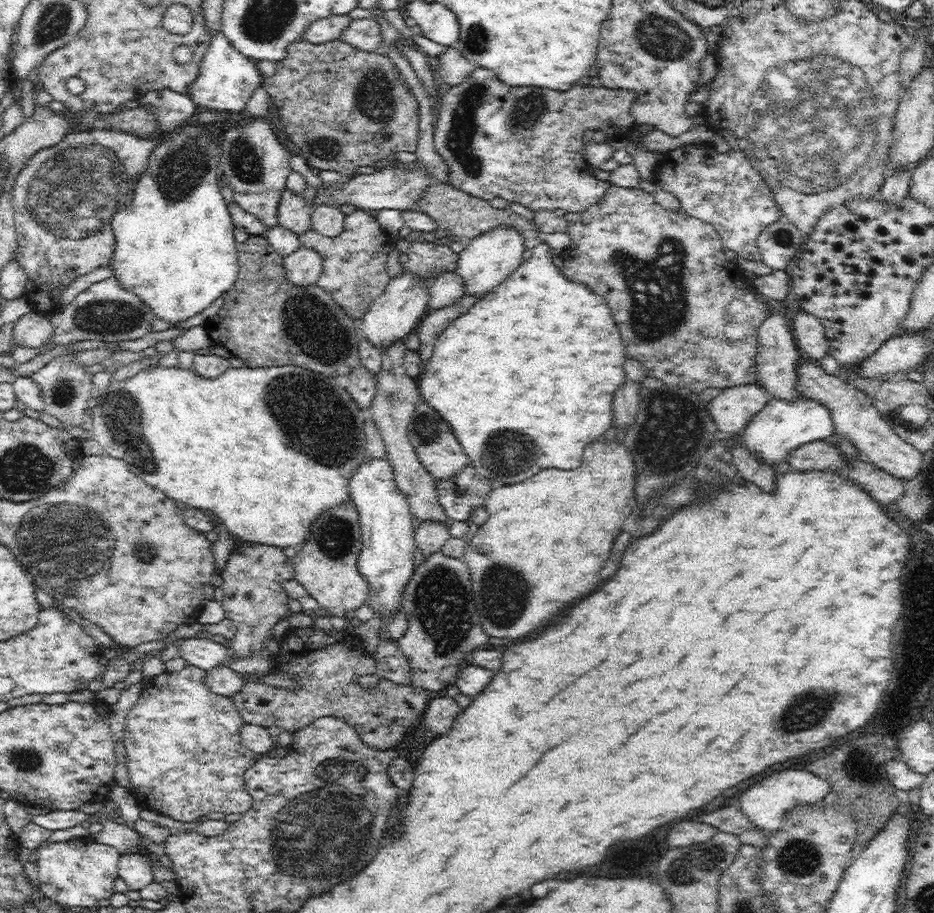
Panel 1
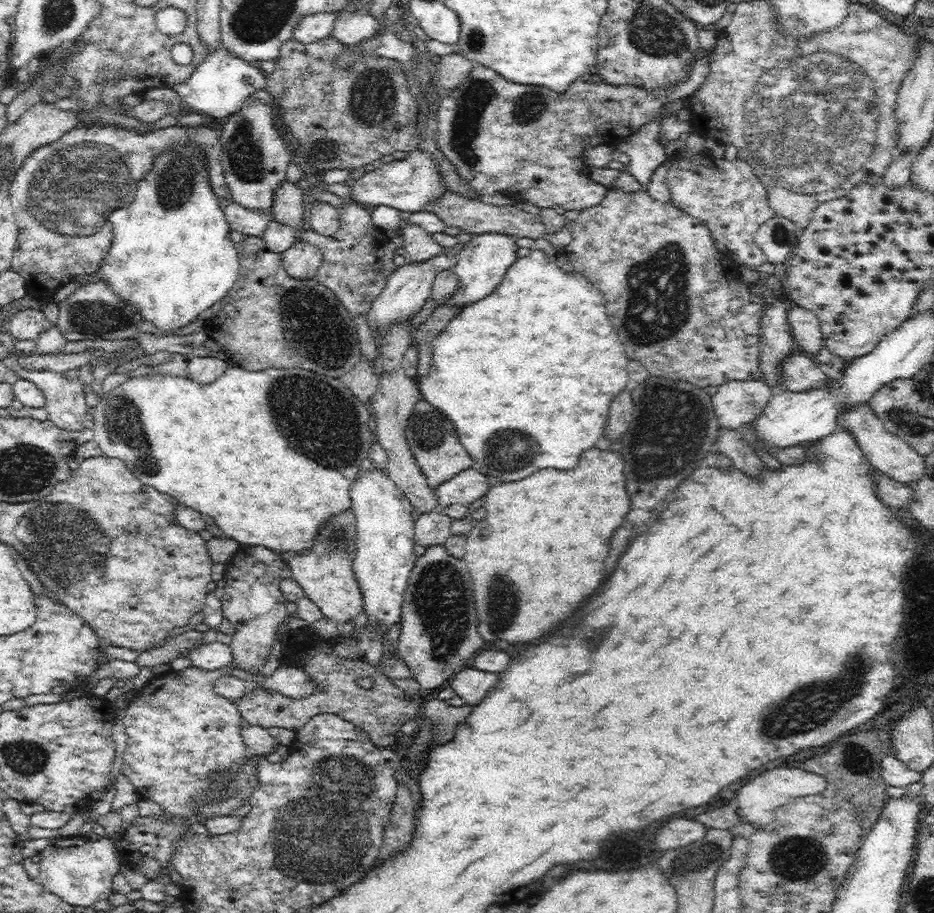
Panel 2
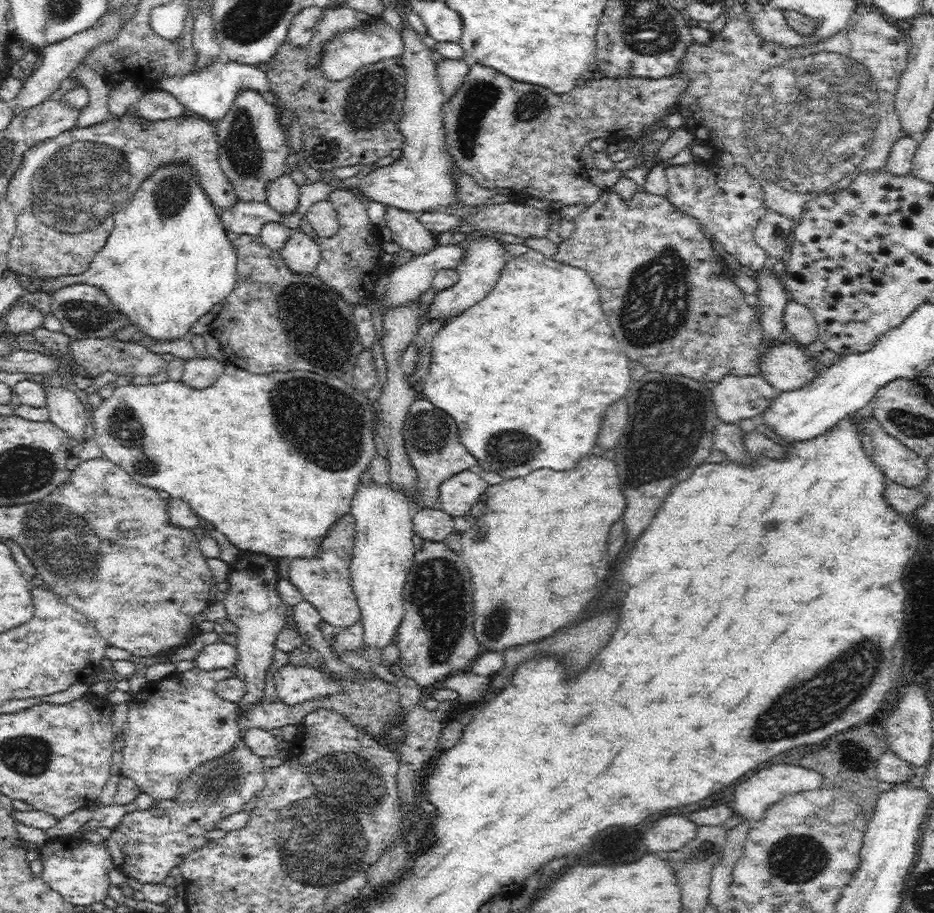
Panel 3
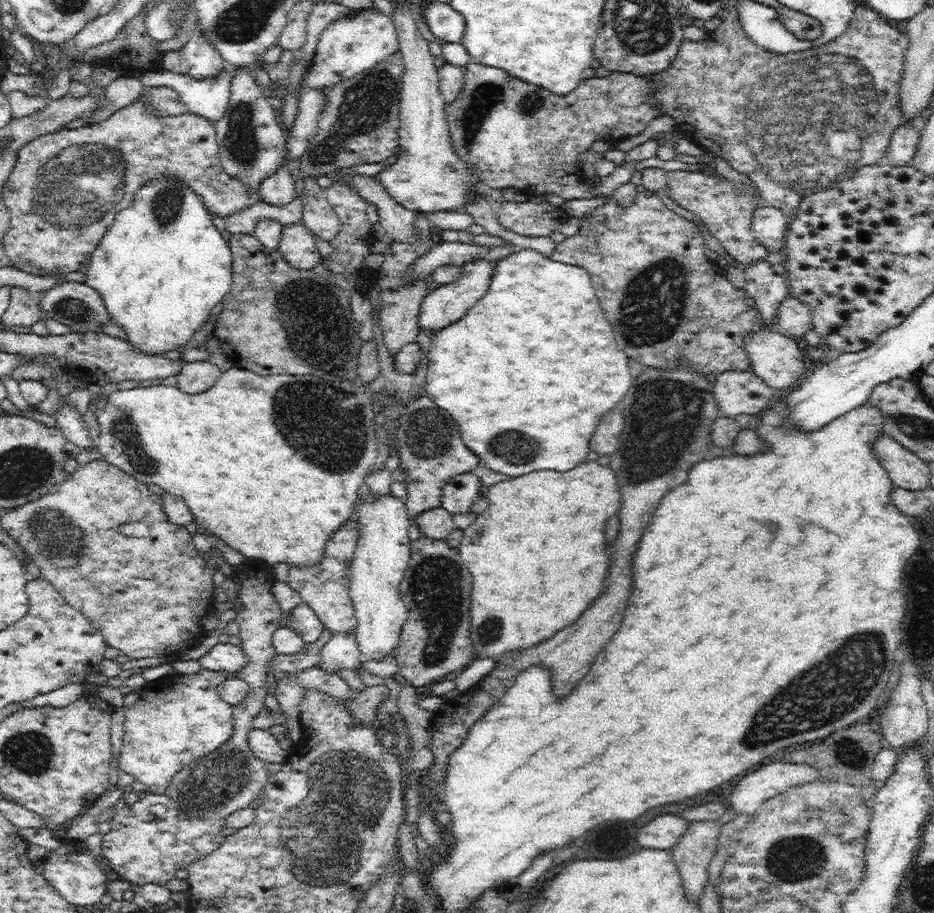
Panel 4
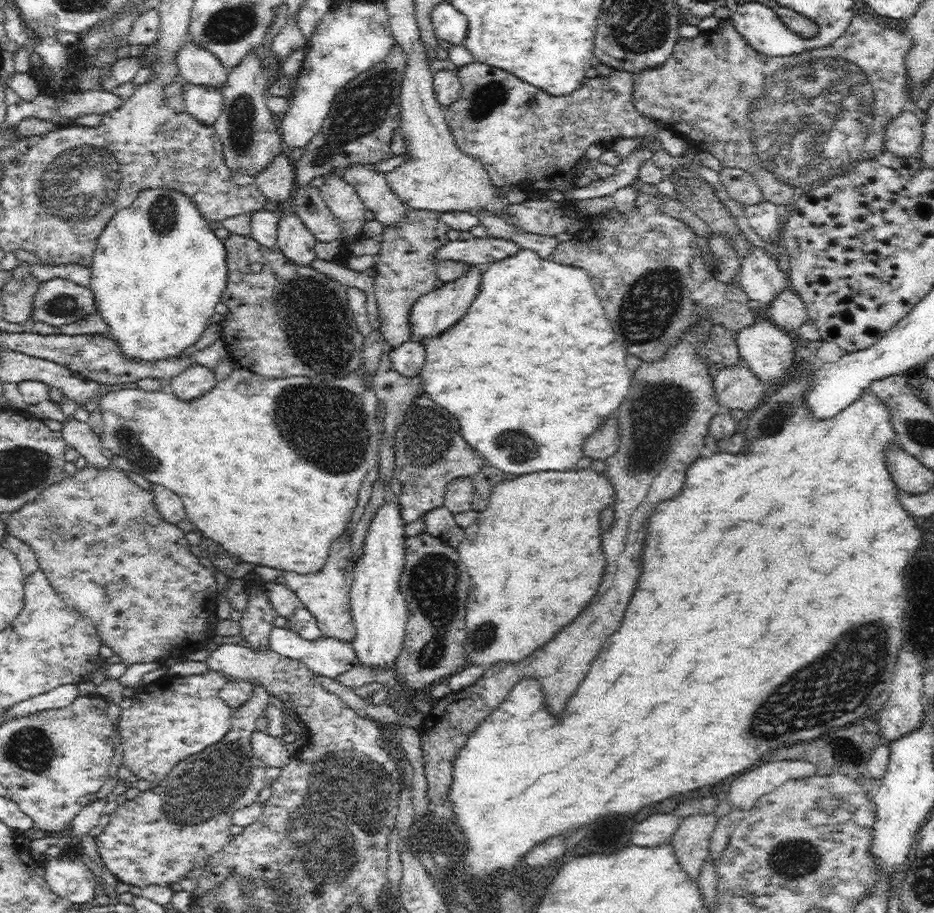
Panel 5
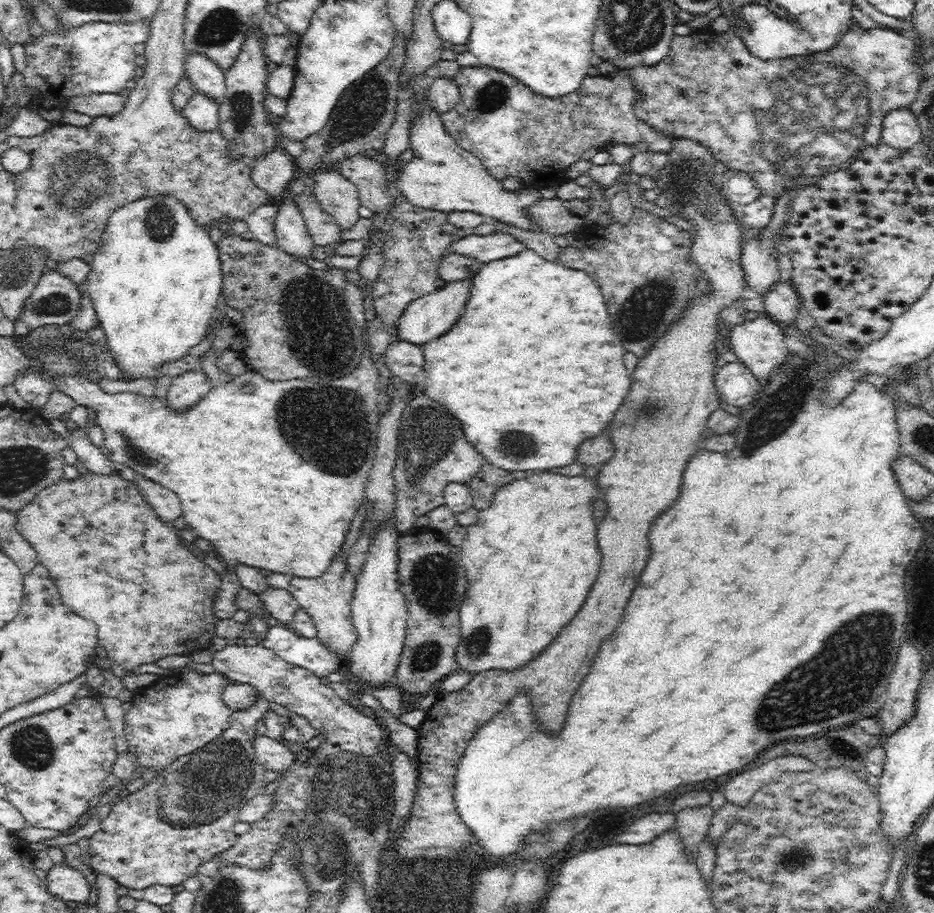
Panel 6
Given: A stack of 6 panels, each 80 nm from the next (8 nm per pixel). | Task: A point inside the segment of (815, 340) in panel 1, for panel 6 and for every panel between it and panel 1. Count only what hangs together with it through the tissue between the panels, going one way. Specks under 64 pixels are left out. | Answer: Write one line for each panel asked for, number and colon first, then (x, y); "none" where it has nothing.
2: (805, 328)
3: (799, 325)
4: (793, 319)
5: (788, 312)
6: (782, 301)

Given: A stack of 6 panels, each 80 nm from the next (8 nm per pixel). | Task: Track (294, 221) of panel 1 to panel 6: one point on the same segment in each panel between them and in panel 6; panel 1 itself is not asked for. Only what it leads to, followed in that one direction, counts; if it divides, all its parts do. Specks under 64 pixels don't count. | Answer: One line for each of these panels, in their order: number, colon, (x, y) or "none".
2: (288, 208)
3: (282, 194)
4: (278, 190)
5: (277, 183)
6: (273, 172)

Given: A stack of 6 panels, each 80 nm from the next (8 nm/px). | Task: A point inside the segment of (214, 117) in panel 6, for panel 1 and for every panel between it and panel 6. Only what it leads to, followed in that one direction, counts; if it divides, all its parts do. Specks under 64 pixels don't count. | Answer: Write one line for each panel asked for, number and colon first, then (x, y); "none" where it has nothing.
1: (227, 78)
2: (220, 84)
3: (209, 92)
4: (207, 98)
5: (204, 103)

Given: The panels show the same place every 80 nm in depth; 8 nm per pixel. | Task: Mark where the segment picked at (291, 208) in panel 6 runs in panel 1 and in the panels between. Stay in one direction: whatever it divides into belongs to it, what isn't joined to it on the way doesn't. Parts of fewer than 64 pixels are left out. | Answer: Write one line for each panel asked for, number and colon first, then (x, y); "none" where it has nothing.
1: (303, 268)
2: (302, 260)
3: (301, 254)
4: (297, 245)
5: (294, 239)

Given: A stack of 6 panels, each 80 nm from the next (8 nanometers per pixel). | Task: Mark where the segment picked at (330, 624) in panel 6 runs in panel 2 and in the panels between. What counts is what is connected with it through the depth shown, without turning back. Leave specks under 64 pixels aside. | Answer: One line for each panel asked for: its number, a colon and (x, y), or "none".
2: (324, 571)
3: (324, 580)
4: (324, 587)
5: (325, 594)

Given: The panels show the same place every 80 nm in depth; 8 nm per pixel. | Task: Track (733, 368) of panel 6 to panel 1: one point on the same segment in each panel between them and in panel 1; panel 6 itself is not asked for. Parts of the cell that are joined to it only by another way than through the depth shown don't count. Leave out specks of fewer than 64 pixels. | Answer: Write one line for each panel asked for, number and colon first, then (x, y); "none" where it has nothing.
1: (731, 410)
2: (737, 403)
3: (736, 398)
4: (736, 392)
5: (736, 387)

